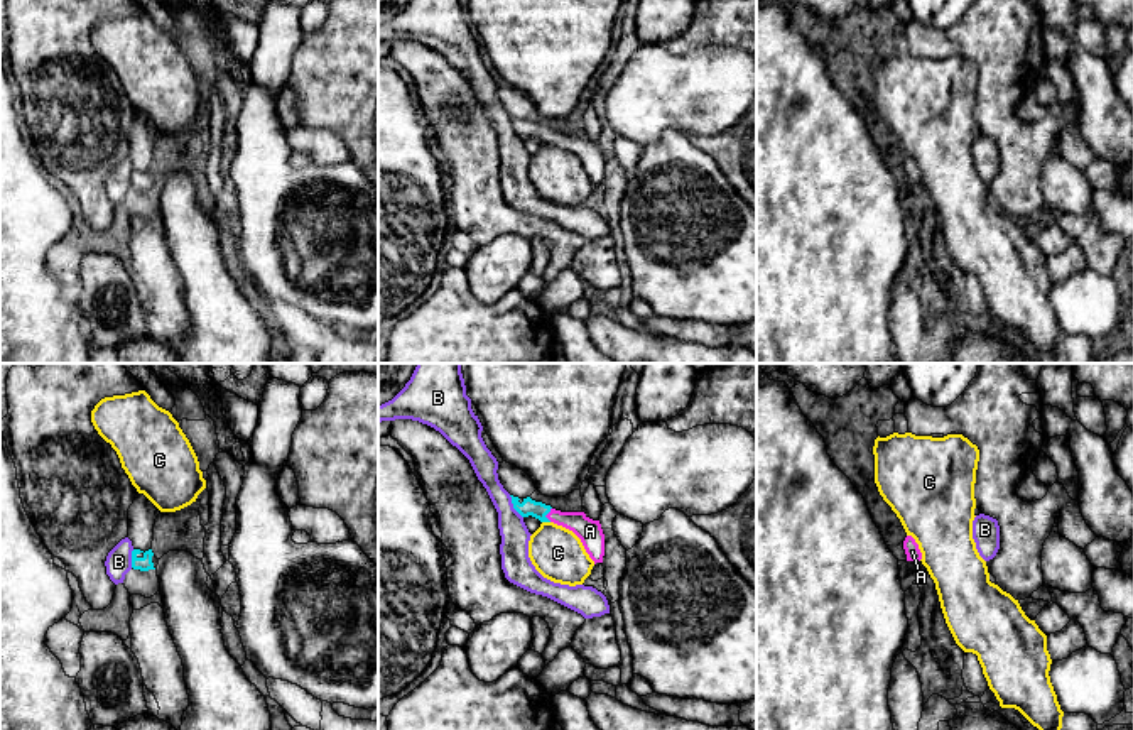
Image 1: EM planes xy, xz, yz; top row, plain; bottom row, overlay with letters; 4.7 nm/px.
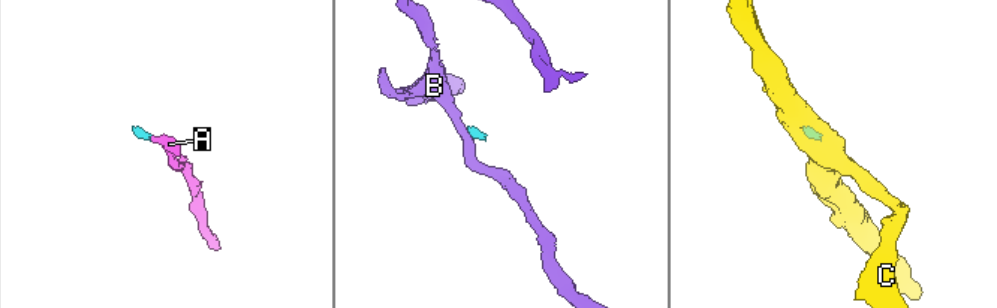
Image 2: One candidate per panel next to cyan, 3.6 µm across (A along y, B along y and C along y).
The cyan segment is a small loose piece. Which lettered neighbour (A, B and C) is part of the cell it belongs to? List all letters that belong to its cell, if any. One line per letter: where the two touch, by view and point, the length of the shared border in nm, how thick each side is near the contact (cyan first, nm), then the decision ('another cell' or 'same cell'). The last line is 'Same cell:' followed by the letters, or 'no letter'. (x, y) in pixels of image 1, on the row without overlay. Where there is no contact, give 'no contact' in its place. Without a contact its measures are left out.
A: contact xz (547, 134); length 70 nm; calibres 80 and 120 nm; same cell
B: contact xz (514, 129); length 130 nm; calibres 80 and 140 nm; another cell
C: contact xz (546, 142); length 40 nm; calibres 80 and 240 nm; another cell
Same cell: A

